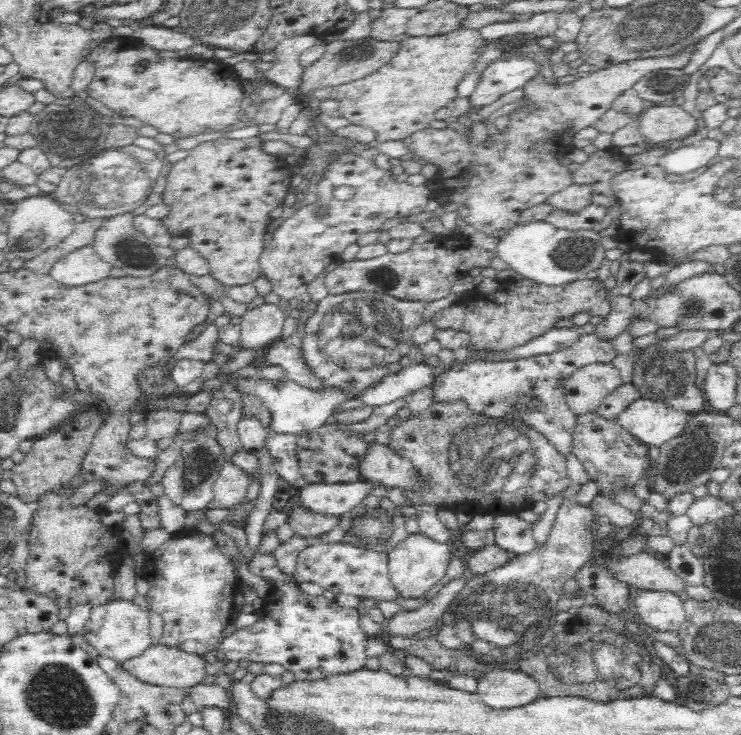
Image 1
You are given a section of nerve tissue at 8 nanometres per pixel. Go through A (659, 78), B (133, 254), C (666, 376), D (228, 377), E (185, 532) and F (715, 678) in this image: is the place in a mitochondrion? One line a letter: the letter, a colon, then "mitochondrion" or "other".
A: other
B: mitochondrion
C: mitochondrion
D: other
E: other
F: mitochondrion

